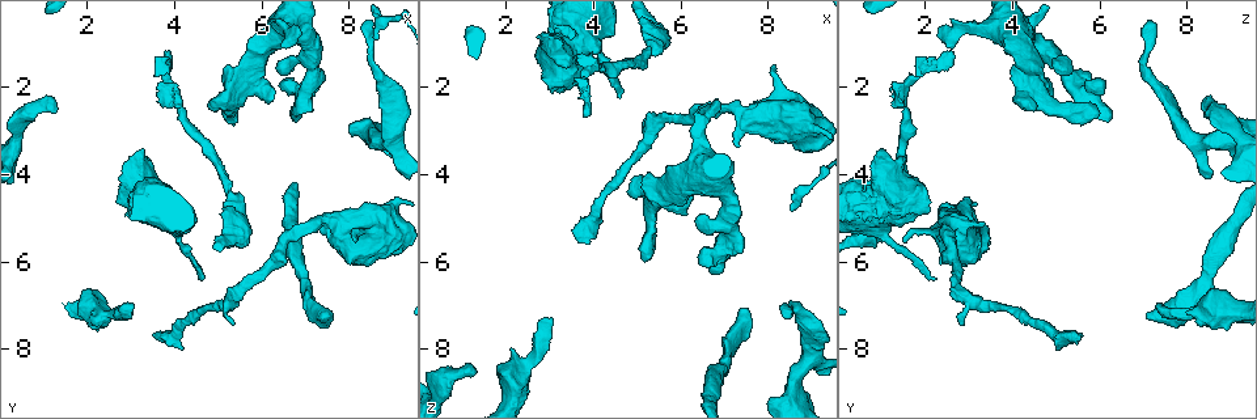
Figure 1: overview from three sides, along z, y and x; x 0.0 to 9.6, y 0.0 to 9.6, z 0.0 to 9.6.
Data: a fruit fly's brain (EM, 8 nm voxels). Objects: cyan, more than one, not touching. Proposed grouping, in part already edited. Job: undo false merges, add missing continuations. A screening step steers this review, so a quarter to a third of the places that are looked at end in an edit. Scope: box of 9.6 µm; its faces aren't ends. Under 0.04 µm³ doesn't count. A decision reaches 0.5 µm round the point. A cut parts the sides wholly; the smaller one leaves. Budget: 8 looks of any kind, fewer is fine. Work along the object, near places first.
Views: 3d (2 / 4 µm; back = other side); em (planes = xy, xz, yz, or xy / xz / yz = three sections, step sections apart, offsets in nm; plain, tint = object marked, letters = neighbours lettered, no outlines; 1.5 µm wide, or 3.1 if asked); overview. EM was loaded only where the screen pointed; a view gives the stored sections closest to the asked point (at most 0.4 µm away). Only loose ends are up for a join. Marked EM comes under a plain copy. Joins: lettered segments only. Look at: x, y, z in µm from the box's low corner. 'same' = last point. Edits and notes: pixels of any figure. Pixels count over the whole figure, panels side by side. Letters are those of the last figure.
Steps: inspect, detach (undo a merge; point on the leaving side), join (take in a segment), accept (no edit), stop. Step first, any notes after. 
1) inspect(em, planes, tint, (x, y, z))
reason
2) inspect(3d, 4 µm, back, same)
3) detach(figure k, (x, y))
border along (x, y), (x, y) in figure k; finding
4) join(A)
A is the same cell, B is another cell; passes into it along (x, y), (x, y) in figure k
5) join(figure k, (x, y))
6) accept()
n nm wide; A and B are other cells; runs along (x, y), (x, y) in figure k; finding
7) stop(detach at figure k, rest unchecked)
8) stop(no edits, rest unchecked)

inspect(em, yz, step 8, letters, (2.95, 7.05, 7.30))
free end

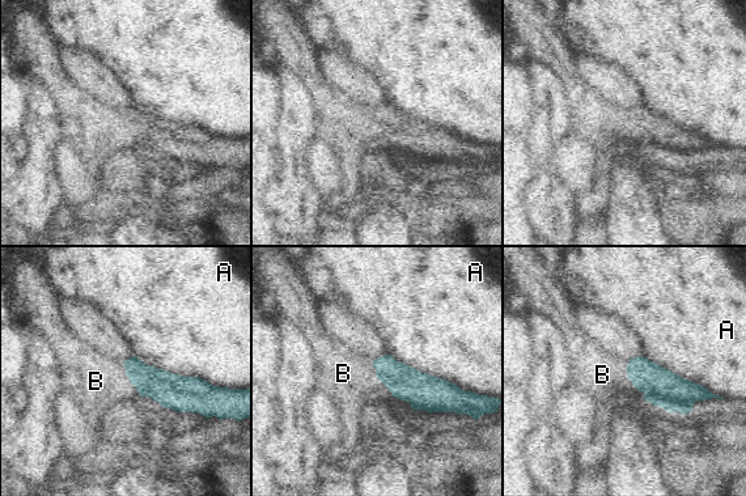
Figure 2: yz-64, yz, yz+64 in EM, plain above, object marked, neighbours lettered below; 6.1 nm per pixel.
inspect(em, planes, letters, same)

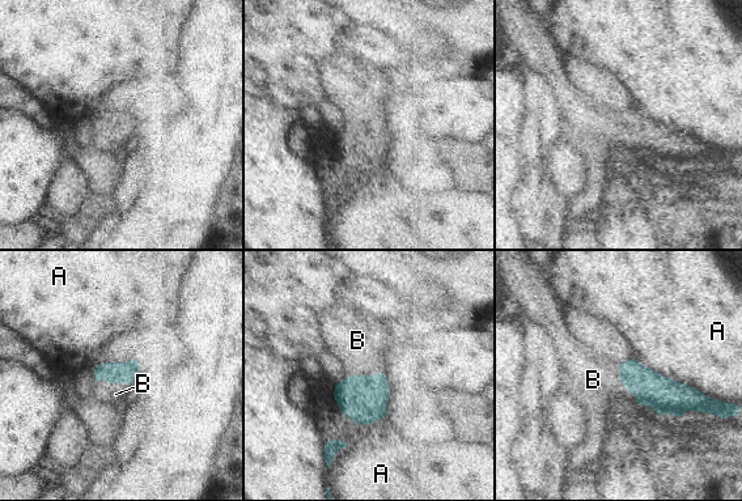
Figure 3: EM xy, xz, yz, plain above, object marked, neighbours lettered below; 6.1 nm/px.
join(B)
130 nm wide; B is the same cell, A is another cell; passes into it along (651, 389), (622, 382), (593, 380) in figure 3; it goes on there

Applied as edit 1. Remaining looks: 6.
inspect(overview)
see it whole again

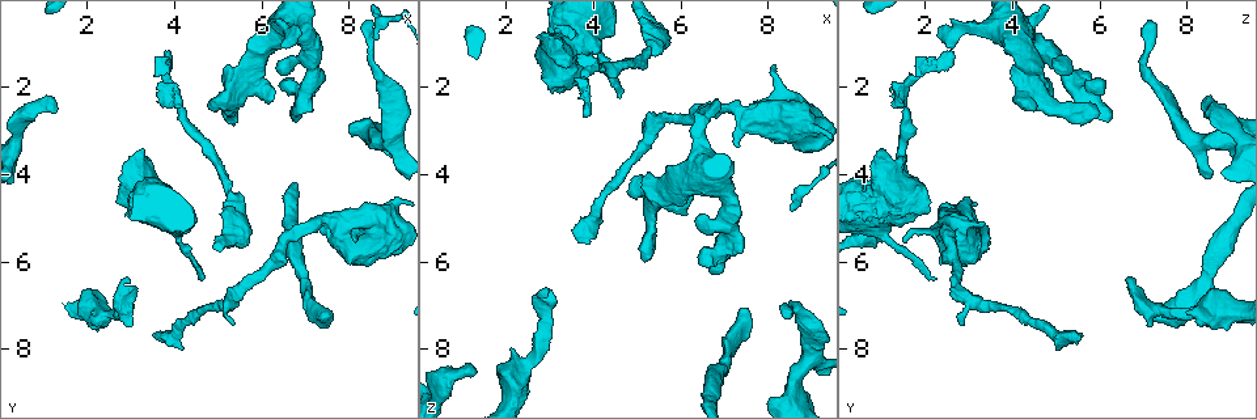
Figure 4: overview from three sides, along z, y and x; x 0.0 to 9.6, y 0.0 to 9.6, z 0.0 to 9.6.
inspect(3d, 2 µm, back, (3.80, 1.10, 2.65))
free end

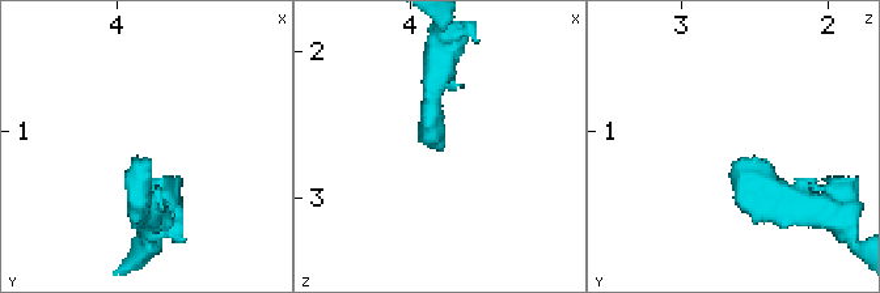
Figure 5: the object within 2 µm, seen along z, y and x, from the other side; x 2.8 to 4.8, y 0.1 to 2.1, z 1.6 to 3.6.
inspect(em, planes, letters, (3.82, 1.18, 2.62))

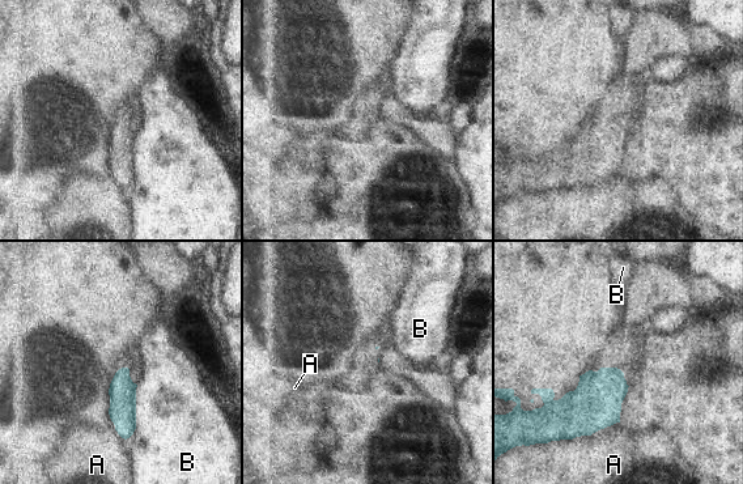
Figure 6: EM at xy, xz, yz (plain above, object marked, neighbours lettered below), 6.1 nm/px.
accept()
A and B are other cells; no lettered segment goes on from it

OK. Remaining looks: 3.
inspect(3d, 4 µm, (4.95, 2.60, 4.45))
thick end

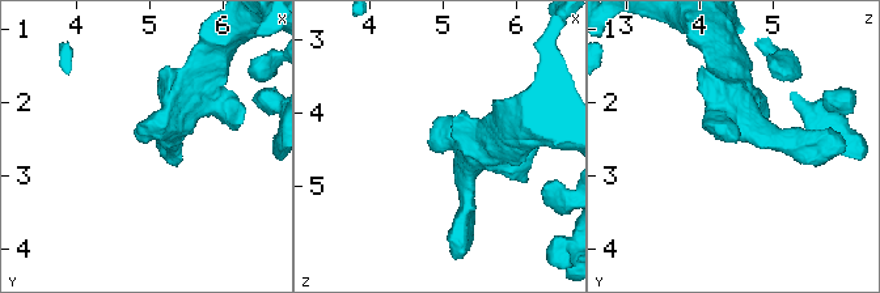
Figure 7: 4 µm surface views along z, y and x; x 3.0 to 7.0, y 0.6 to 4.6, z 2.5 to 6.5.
inspect(em, planes, letters, (4.95, 2.60, 4.45))

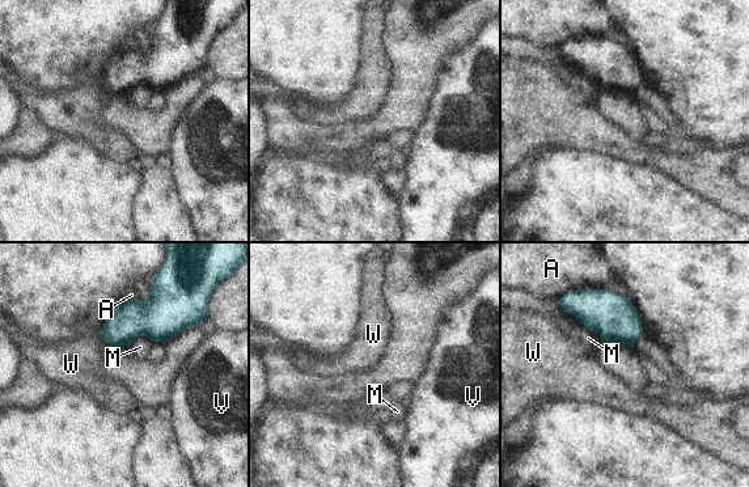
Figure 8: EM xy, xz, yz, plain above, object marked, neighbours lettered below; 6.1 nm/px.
accept()
A, M, V and W are other cells; border along (583, 324), (608, 343) in figure 8; no lettered segment goes on from it

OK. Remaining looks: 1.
stop(join at figure 3, rest unchecked)

